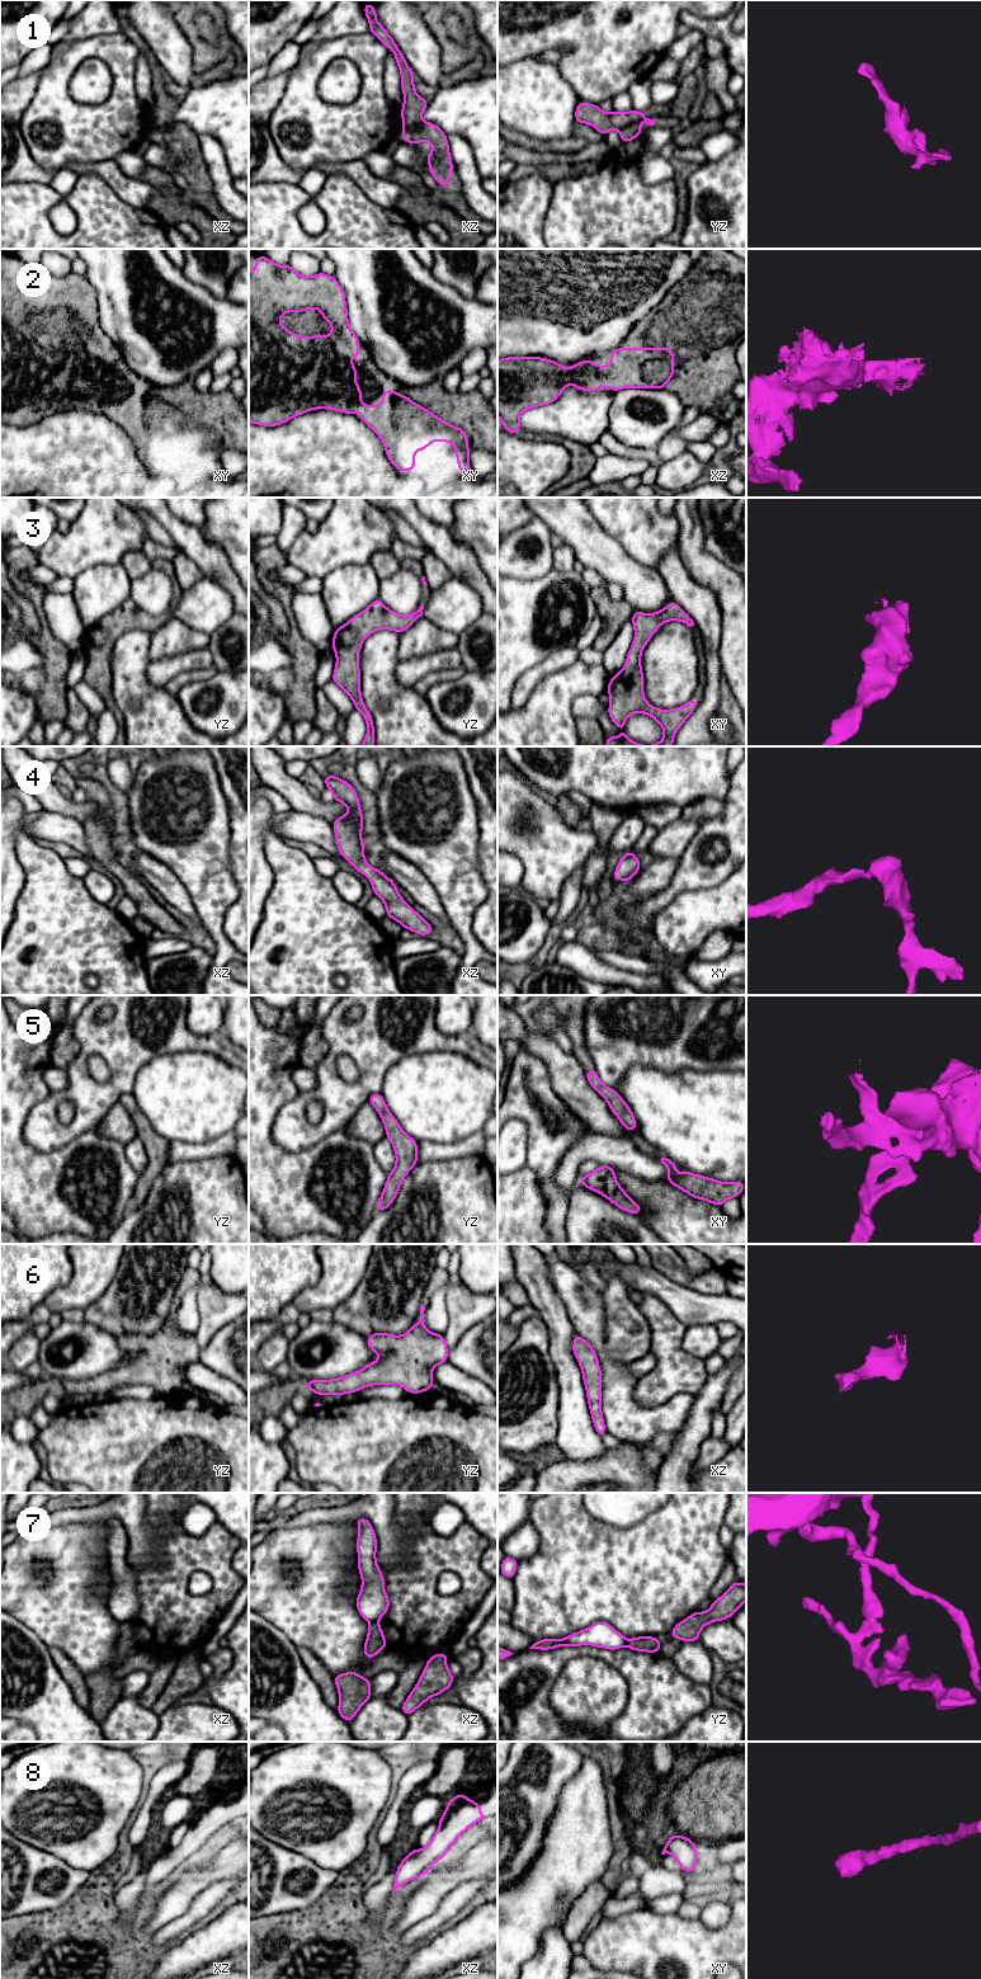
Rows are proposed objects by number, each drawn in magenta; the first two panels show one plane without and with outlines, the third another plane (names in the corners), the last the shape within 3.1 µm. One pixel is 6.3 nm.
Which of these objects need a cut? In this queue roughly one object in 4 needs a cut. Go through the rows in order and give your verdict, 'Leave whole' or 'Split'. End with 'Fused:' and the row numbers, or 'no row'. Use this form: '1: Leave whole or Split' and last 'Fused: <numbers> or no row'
1: Split
2: Leave whole
3: Leave whole
4: Leave whole
5: Leave whole
6: Leave whole
7: Split
8: Leave whole
Fused: 1, 7

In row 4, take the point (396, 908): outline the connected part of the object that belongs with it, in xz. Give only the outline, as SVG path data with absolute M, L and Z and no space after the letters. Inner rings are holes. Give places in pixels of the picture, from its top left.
M327 774L324 777L326 790L332 792L332 800L344 804L348 814L332 823L336 845L340 856L348 859L357 872L368 877L373 892L386 905L386 915L398 922L402 928L429 936L433 927L418 911L415 911L400 895L396 884L378 868L371 867L364 857L364 843L362 839L363 814L354 787L346 781Z

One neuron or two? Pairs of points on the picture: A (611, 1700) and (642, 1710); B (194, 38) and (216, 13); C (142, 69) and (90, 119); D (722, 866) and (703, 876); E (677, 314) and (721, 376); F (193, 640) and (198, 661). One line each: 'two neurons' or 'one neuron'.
A: two neurons
B: one neuron
C: two neurons
D: one neuron
E: one neuron
F: two neurons

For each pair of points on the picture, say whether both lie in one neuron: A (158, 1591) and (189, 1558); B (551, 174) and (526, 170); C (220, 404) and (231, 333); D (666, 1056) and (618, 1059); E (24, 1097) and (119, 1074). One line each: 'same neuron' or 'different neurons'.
A: same neuron
B: same neuron
C: different neurons
D: same neuron
E: different neurons

